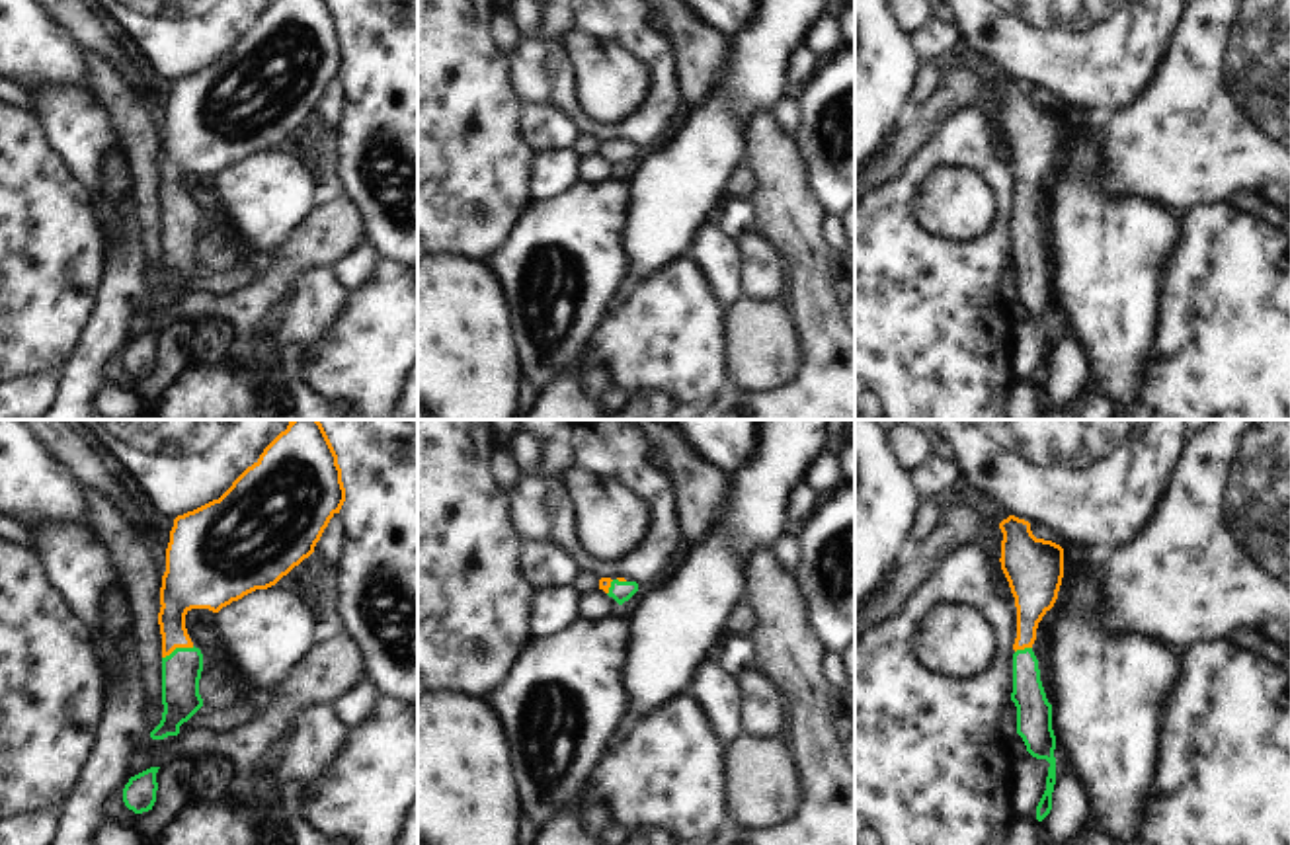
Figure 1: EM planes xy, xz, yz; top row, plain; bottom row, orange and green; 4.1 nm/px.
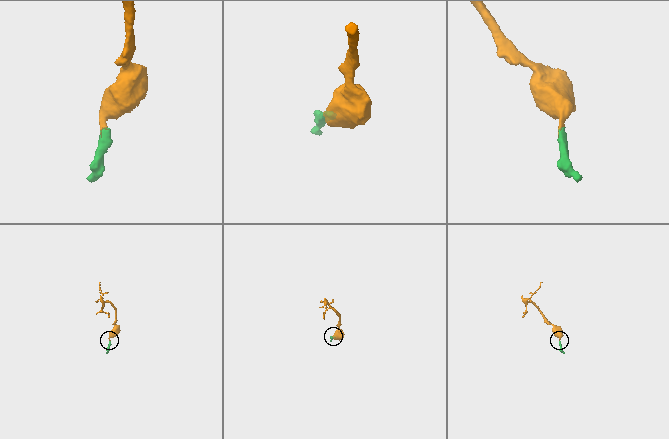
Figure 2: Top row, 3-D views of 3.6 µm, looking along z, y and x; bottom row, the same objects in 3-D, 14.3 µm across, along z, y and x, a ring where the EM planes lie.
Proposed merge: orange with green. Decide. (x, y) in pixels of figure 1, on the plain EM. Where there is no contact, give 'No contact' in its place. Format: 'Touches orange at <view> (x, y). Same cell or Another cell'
Touches orange at xy (178, 209). Same cell.

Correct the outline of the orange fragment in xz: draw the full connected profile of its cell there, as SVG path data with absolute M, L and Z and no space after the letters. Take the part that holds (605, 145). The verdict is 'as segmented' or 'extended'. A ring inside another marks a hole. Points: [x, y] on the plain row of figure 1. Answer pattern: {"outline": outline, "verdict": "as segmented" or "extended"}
{"outline": "M601 141L599 152L603 152L609 160L613 160L619 168L623 168L638 154L638 146L626 144L625 141L617 142Z", "verdict": "extended"}

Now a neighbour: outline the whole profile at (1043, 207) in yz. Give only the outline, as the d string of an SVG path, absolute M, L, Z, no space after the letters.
M1044 180L1038 185L1032 215L1038 222L1040 244L1042 244L1046 262L1052 267L1052 263L1054 263L1054 230L1052 230L1052 221L1050 221L1050 217L1052 217L1052 191L1050 191L1050 185L1044 183Z

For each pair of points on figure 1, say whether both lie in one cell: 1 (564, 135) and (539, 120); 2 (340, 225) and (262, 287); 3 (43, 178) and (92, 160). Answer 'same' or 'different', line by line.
1: same
2: same
3: different

